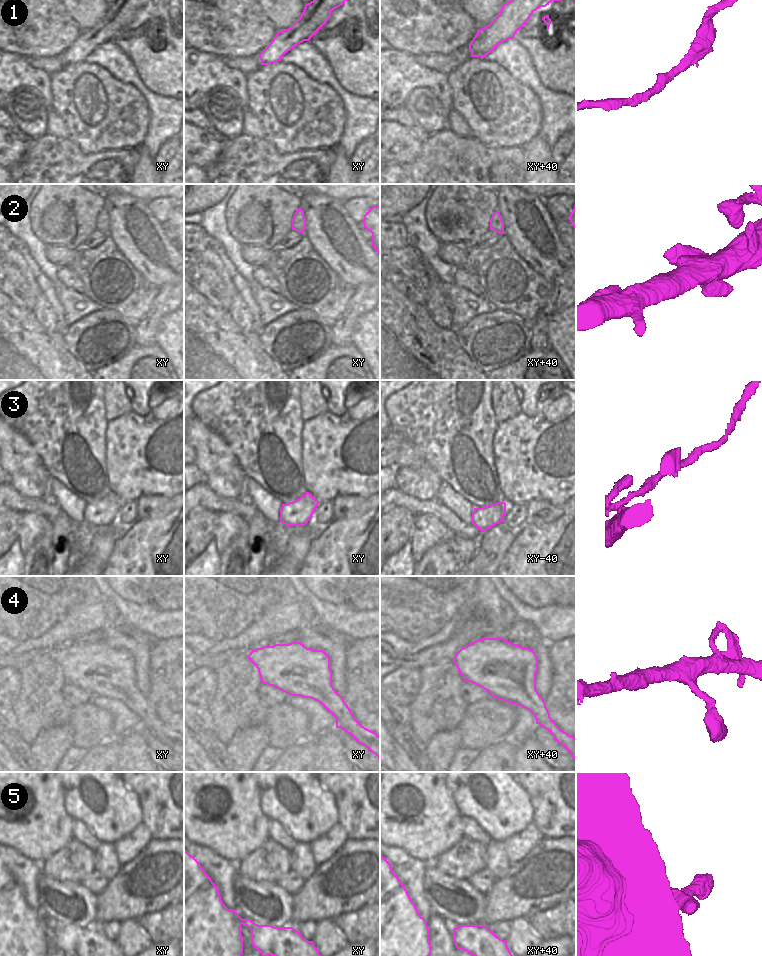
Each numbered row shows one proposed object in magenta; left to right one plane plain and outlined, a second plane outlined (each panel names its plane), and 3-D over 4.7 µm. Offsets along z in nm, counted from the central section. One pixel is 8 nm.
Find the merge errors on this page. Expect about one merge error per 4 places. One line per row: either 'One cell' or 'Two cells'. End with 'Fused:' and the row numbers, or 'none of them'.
1: One cell
2: One cell
3: Two cells
4: One cell
5: One cell
Fused: 3.

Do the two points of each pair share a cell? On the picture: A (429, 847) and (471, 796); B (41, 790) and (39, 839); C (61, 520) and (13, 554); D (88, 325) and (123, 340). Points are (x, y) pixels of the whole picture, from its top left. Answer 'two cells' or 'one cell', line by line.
A: two cells
B: one cell
C: two cells
D: one cell

